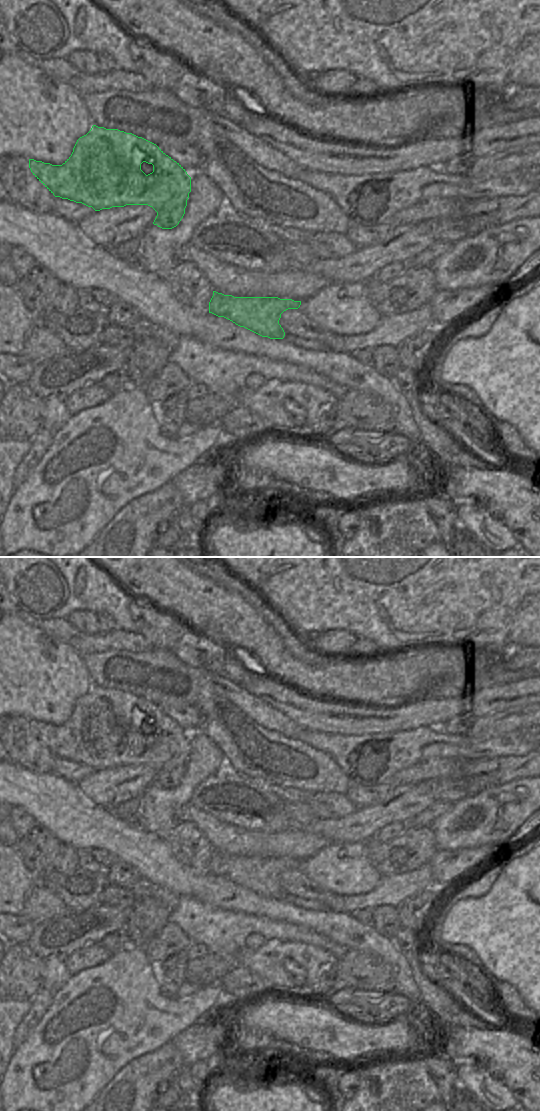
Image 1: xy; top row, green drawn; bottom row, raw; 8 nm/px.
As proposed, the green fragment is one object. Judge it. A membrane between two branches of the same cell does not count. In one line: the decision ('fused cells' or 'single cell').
fused cells

